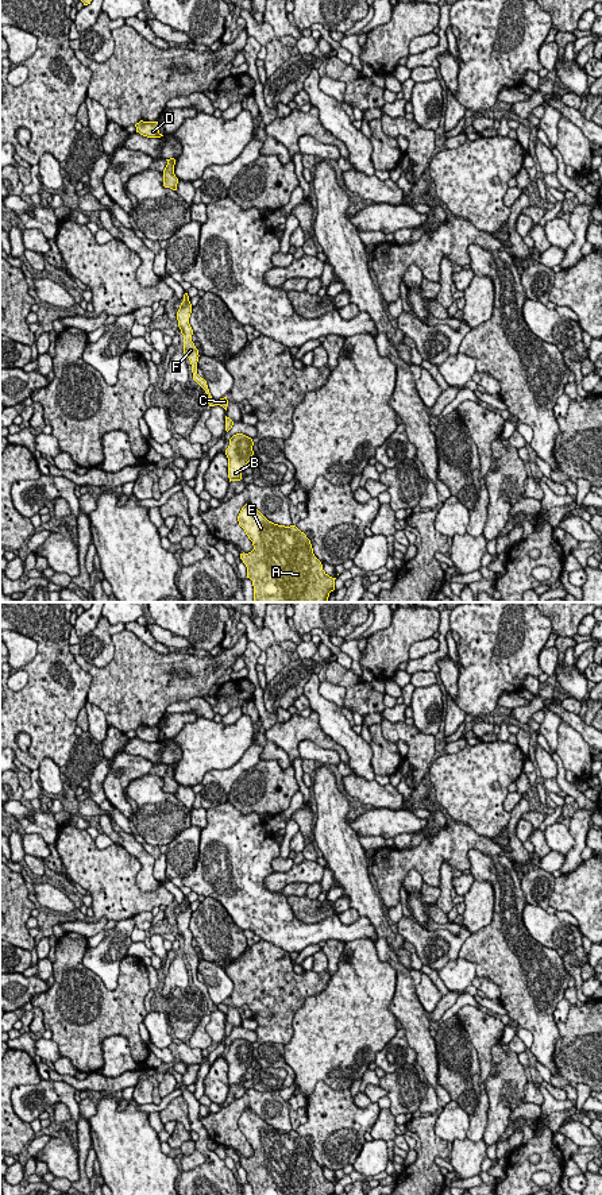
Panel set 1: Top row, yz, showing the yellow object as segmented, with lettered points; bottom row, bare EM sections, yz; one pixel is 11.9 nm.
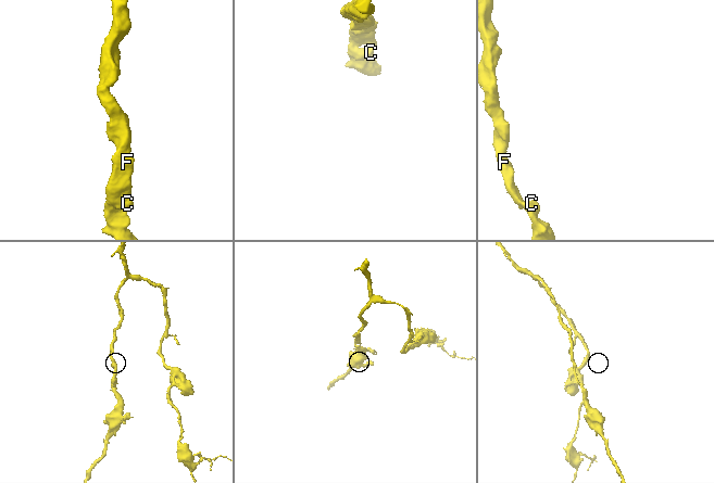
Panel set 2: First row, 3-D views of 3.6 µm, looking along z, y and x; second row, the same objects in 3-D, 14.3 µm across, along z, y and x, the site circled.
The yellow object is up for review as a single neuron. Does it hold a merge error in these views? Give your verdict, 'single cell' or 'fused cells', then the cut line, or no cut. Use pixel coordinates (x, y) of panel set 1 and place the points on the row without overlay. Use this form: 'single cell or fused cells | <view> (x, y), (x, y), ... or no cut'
single cell | no cut

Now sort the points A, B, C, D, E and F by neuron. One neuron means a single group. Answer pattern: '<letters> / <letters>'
A B C D E F

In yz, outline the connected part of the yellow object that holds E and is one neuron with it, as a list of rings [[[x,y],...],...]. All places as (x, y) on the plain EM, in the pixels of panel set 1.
[[[251,1109],[242,1113],[238,1126],[254,1150],[251,1157],[240,1159],[254,1195],[335,1195],[336,1183],[323,1175],[310,1145],[296,1130],[274,1129]]]

